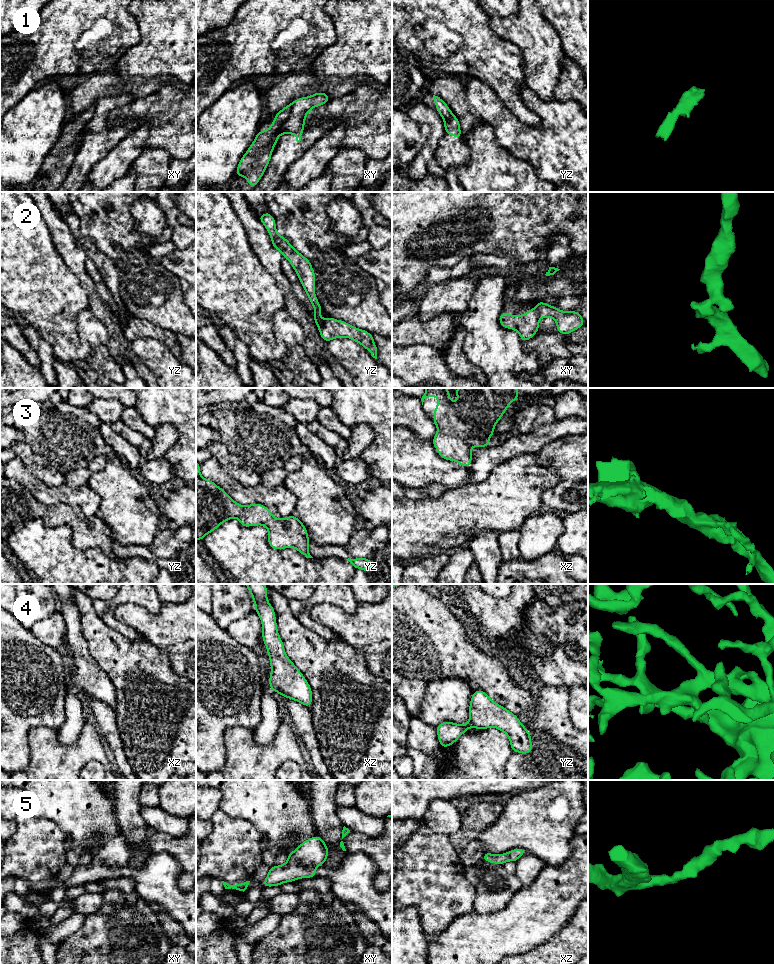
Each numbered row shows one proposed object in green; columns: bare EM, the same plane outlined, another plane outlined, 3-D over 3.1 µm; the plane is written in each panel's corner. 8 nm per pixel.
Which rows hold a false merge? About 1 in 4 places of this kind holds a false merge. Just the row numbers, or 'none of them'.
1, 2

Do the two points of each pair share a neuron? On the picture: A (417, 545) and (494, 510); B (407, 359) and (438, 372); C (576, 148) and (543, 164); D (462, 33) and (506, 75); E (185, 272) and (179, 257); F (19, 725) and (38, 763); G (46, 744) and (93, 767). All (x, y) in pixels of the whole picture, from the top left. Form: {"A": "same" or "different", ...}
{"A": "same", "B": "same", "C": "same", "D": "same", "E": "same", "F": "different", "G": "different"}

